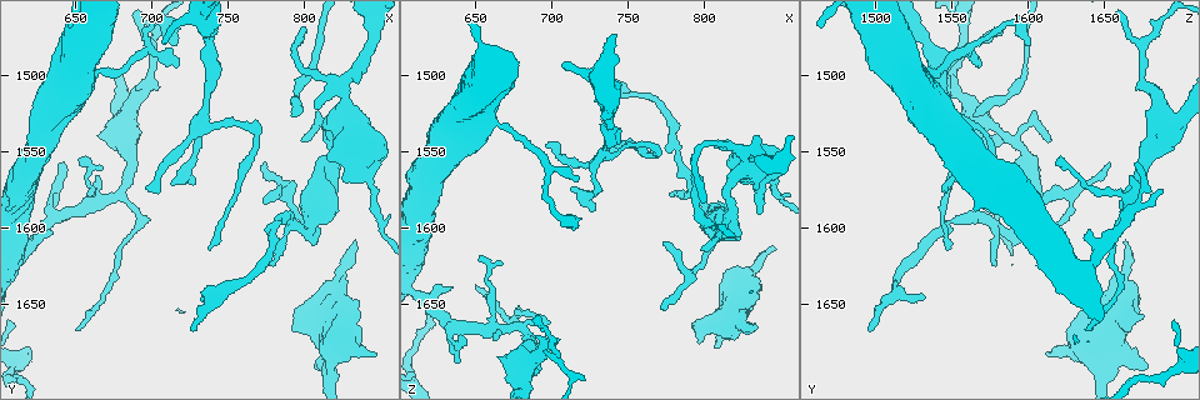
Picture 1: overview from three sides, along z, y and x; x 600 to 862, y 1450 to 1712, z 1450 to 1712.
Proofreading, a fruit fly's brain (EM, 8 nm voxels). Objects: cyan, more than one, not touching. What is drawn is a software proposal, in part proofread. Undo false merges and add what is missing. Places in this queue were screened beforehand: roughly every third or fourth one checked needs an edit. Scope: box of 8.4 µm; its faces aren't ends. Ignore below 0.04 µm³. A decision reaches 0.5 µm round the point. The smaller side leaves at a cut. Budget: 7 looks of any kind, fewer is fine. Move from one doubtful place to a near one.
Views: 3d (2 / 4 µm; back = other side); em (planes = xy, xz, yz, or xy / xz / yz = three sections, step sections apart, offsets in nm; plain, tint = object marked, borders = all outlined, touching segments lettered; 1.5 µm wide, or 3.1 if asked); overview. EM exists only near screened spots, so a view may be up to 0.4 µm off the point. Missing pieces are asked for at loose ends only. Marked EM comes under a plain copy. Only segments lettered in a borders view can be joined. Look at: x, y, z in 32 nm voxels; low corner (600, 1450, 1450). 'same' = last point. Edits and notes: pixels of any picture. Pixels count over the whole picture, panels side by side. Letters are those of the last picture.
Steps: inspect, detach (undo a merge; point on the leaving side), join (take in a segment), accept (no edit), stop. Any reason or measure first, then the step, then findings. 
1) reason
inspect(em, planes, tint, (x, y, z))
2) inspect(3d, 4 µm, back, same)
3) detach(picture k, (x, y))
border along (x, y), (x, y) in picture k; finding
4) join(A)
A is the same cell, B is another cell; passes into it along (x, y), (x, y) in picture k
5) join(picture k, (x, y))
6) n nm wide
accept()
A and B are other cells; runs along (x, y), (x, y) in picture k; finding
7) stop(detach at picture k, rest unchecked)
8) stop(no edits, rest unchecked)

sudden change in width
inspect(em, planes, borders, (844, 1574, 1568))

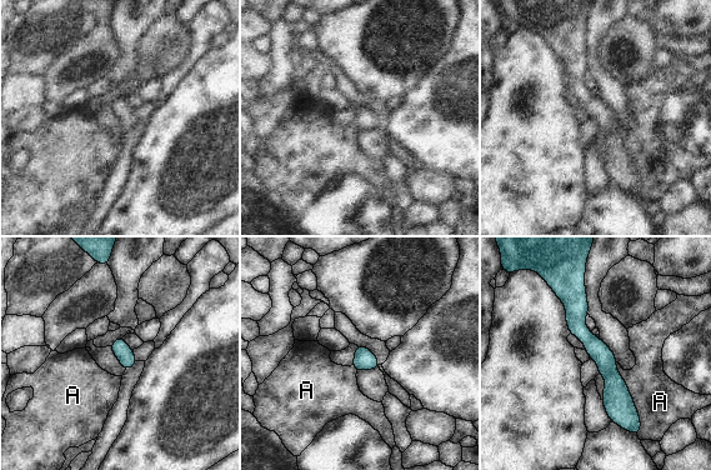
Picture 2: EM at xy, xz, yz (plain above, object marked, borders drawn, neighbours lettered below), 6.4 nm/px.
accept()
A is another cell; border along (616, 363), (640, 420), (637, 435) in picture 2; one neuron here

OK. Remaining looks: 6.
an open end
inspect(3d, 4 µm, (832, 1608, 1662))

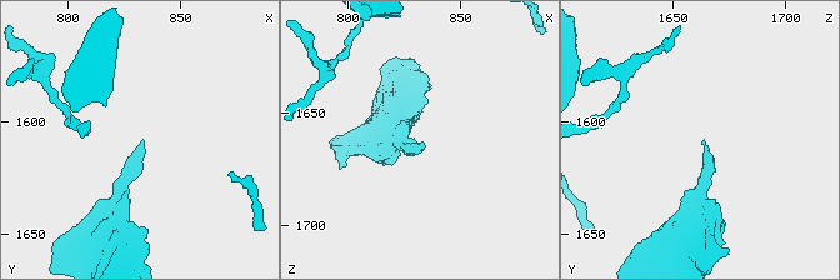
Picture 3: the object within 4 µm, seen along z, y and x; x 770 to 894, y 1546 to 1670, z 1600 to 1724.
now the EM
inspect(em, planes, tint, (833, 1609, 1665))

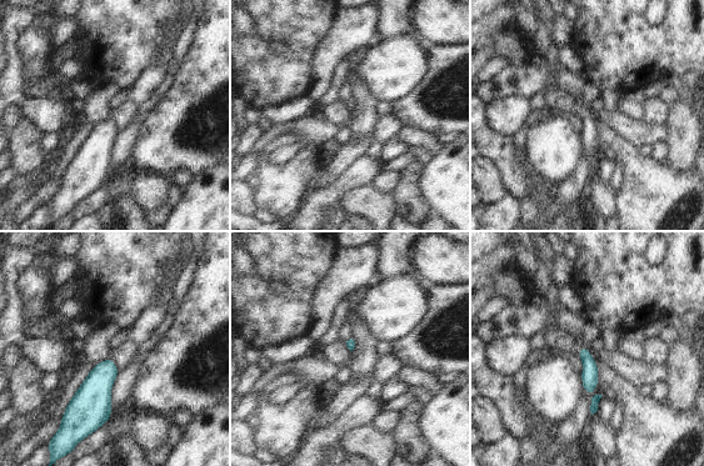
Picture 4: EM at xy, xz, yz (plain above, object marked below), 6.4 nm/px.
what lies round it
inspect(em, planes, borders, same)

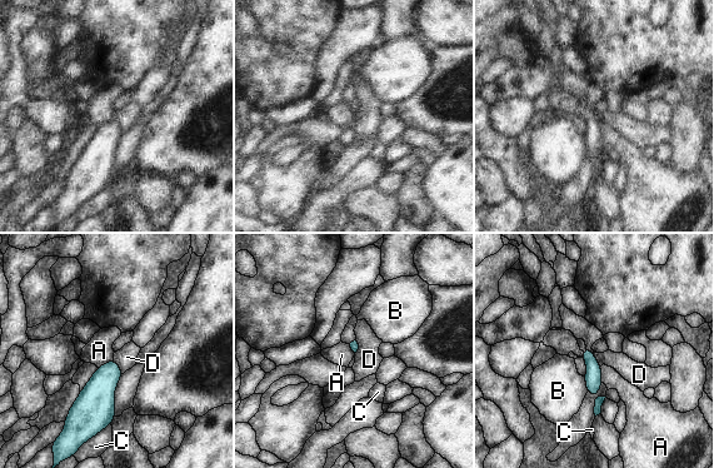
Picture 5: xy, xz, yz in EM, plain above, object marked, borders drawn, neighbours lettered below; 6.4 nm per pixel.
accept()
A, B, C and D are other cells; border along (600, 366), (600, 379), (603, 382) in picture 5; no lettered segment goes on from it

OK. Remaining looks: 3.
free end
inspect(em, xy, step 4, tint, (846, 1684, 1612))

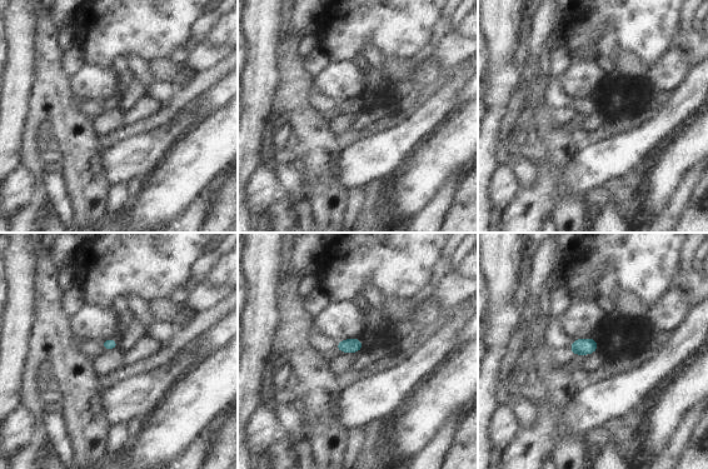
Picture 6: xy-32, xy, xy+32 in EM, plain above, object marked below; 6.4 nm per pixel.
cut it another way
inspect(em, planes, tint, same)

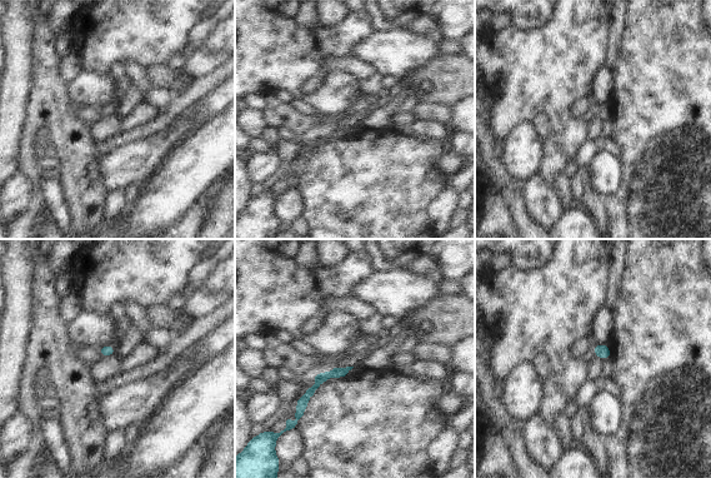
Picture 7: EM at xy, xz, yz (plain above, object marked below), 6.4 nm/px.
inspect(em, planes, borders, same)

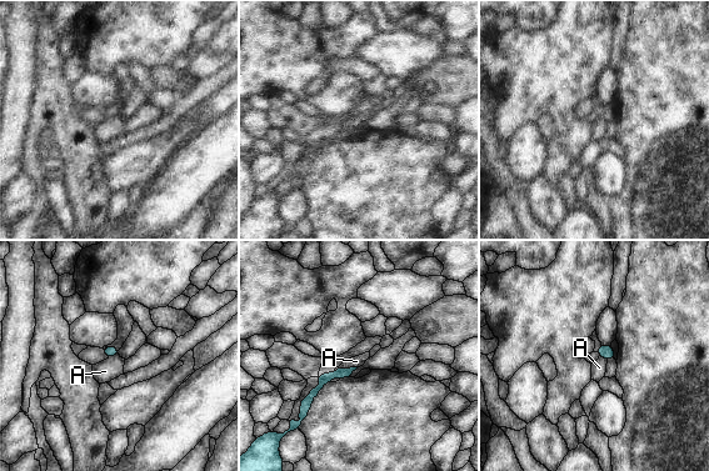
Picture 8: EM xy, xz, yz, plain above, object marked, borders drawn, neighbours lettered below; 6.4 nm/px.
accept()
A is another cell; border along (357, 366), (335, 370) in picture 8; no lettered segment goes on from it

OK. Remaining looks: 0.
stop(no edits, rest unchecked)

